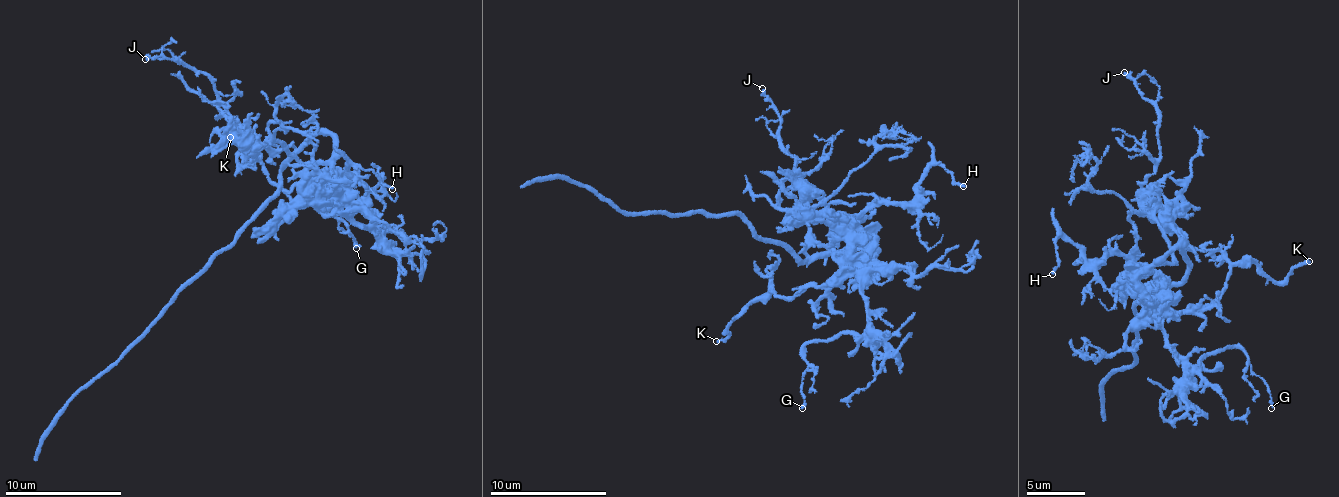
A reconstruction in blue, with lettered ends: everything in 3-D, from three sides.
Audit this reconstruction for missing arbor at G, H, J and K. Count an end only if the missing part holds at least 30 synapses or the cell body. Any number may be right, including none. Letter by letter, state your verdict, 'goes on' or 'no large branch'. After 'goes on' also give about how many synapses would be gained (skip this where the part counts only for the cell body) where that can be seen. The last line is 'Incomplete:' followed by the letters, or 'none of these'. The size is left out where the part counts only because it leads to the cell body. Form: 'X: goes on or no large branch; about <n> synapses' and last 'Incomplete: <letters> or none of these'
G: no large branch
H: no large branch
J: no large branch
K: no large branch
Incomplete: none of these

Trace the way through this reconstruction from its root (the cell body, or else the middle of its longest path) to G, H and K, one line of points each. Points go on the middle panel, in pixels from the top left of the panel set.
G: (792, 253), (806, 261), (863, 249), (853, 269), (869, 312), (860, 334), (839, 332), (804, 345), (802, 408)
H: (792, 253), (806, 261), (861, 248), (865, 232), (858, 219), (883, 203), (905, 205), (935, 165), (963, 186)
K: (792, 253), (806, 261), (832, 251), (865, 253), (827, 283), (808, 283), (792, 296), (770, 288), (716, 341)

